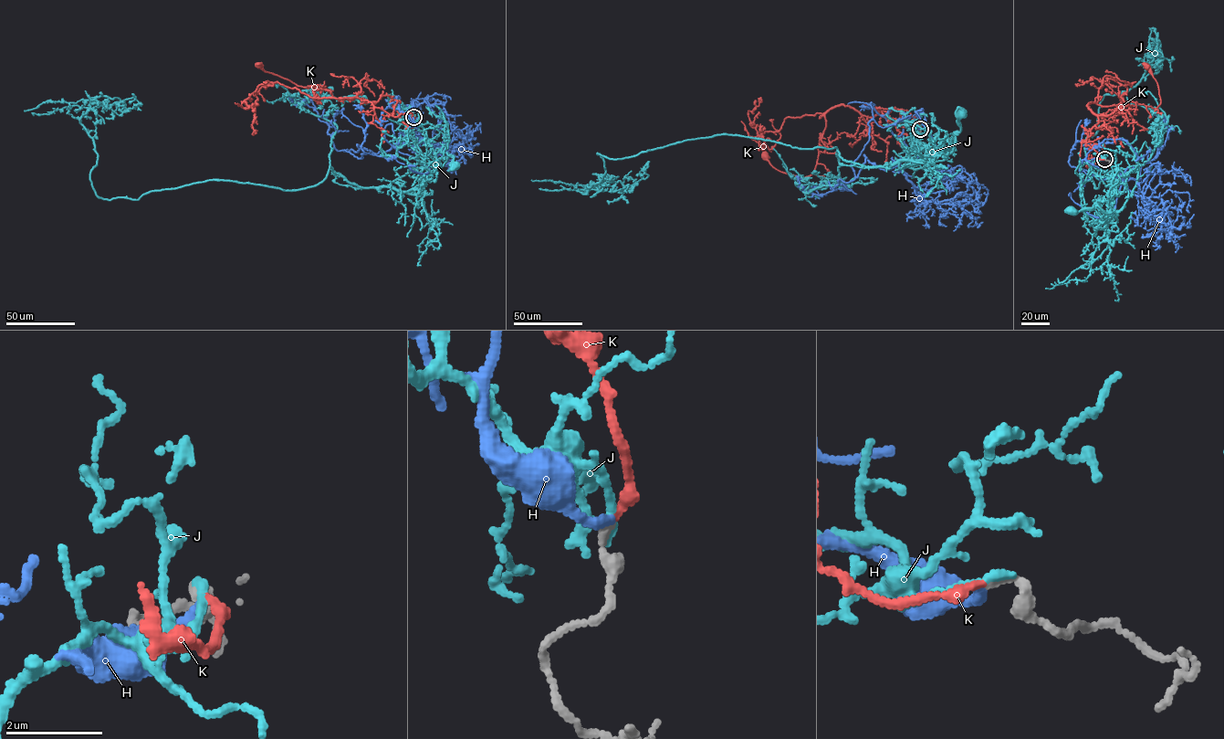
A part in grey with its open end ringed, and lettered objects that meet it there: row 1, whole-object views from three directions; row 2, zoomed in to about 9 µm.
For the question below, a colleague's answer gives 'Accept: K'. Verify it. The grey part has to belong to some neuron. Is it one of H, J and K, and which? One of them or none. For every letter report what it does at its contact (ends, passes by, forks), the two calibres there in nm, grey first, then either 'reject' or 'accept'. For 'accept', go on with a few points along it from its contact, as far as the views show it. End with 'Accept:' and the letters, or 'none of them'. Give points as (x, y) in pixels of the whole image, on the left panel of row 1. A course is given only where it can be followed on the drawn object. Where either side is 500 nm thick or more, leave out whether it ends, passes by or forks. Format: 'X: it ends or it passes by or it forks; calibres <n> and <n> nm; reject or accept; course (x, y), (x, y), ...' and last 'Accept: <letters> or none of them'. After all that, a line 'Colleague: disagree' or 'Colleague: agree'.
H: it ends; calibres 190 and 190 nm; reject
J: it ends; calibres 260 and 190 nm; reject
K: it ends; calibres 190 and 200 nm; accept; course (413, 117), (412, 112), (392, 116), (371, 102), (359, 98), (318, 99), (311, 86), (298, 86), (257, 66)
Accept: K
Colleague: agree

